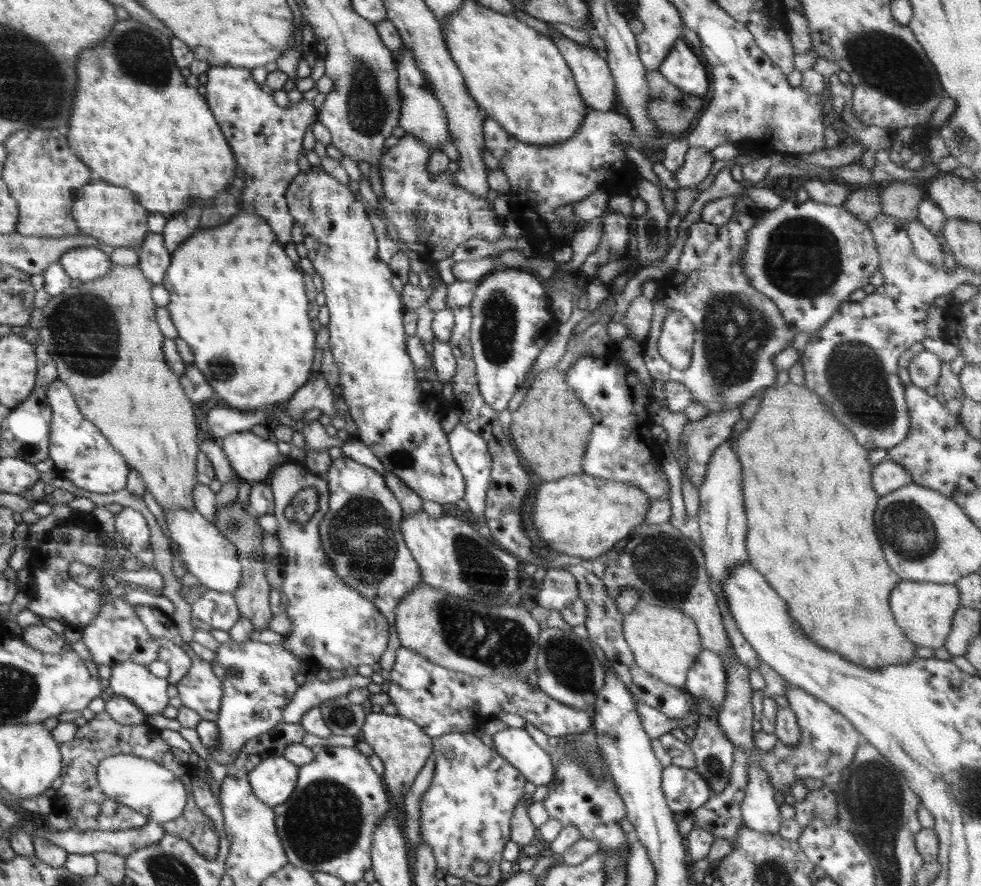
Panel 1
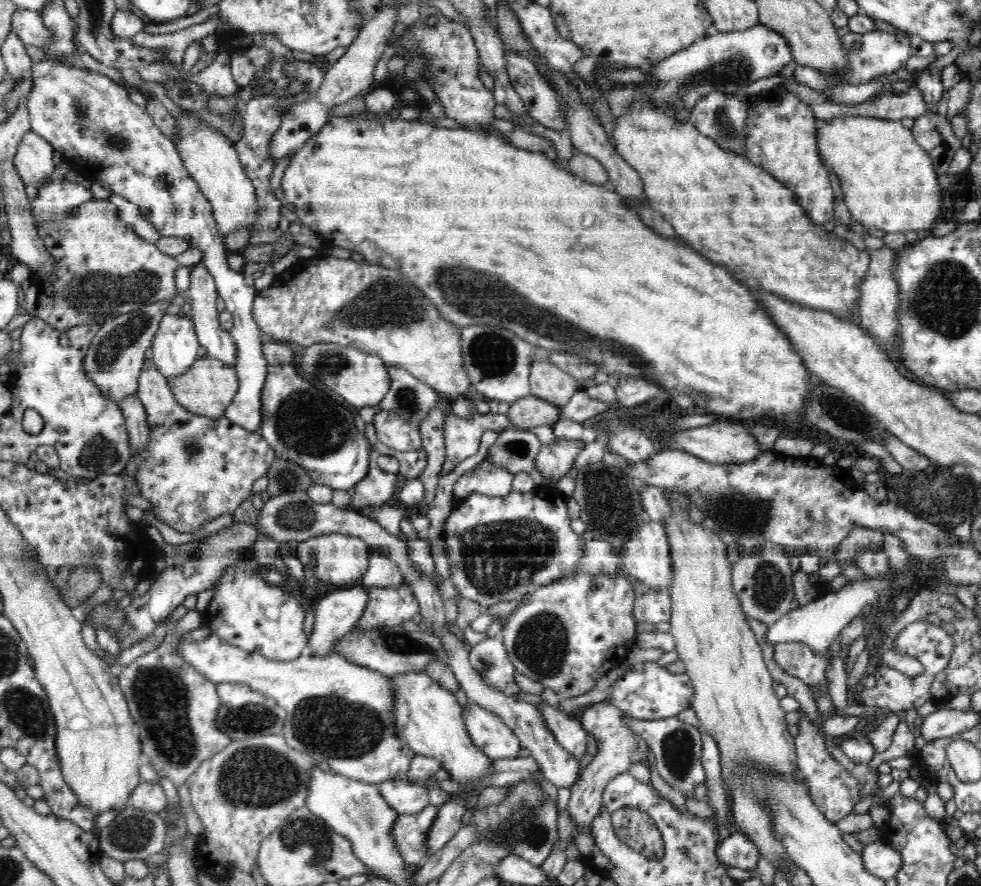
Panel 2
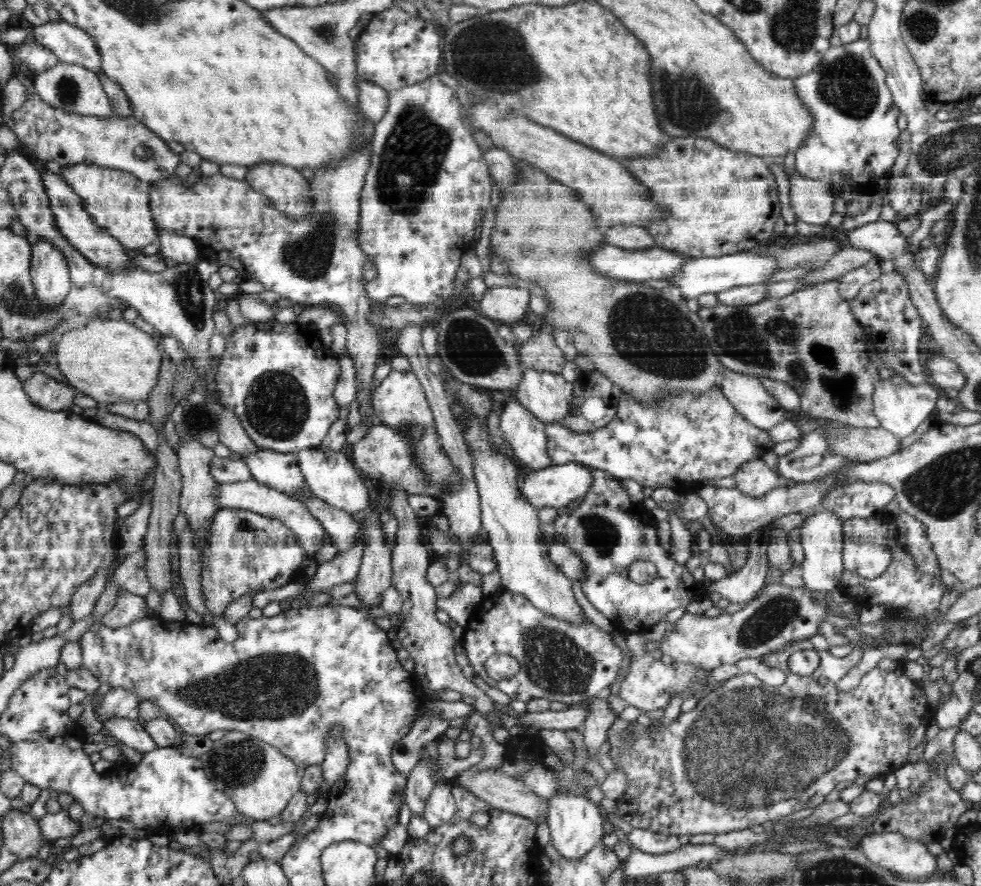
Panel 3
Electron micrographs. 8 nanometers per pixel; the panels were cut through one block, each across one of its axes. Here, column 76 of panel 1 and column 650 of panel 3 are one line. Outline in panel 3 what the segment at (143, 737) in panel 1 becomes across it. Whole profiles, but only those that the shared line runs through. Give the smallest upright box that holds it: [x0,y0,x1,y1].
[607,627,935,836]

